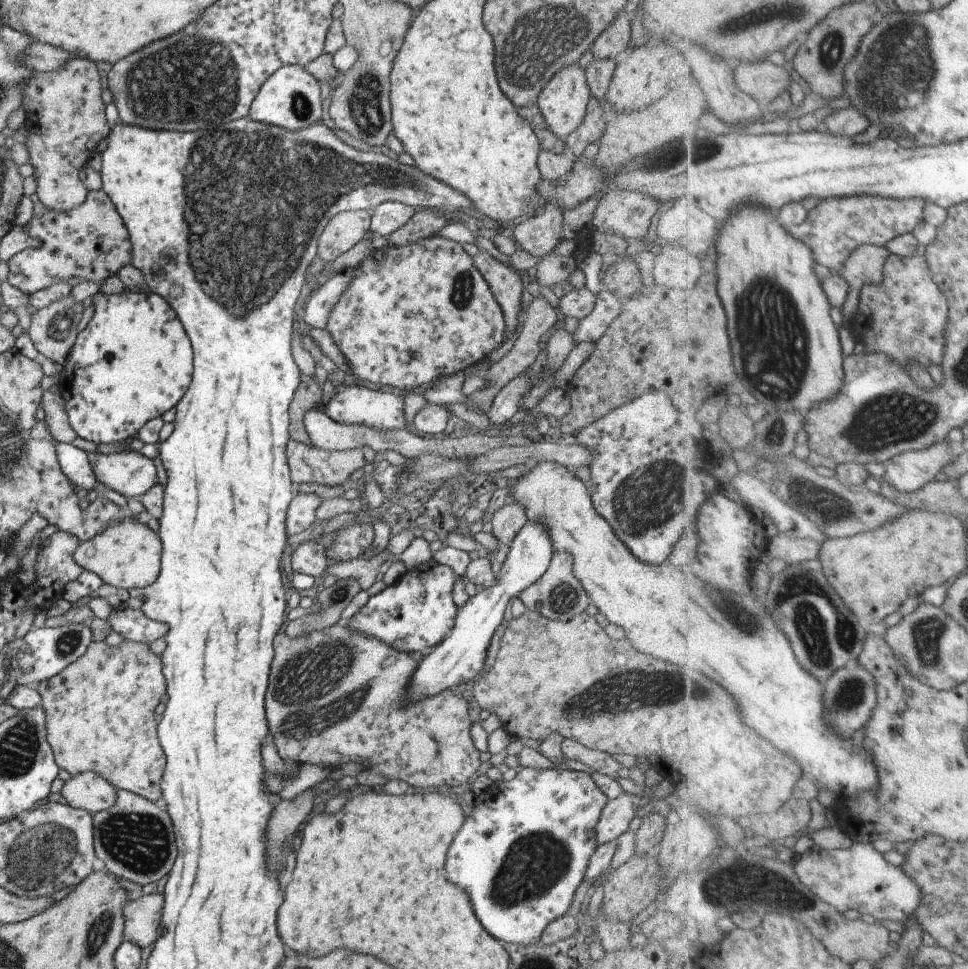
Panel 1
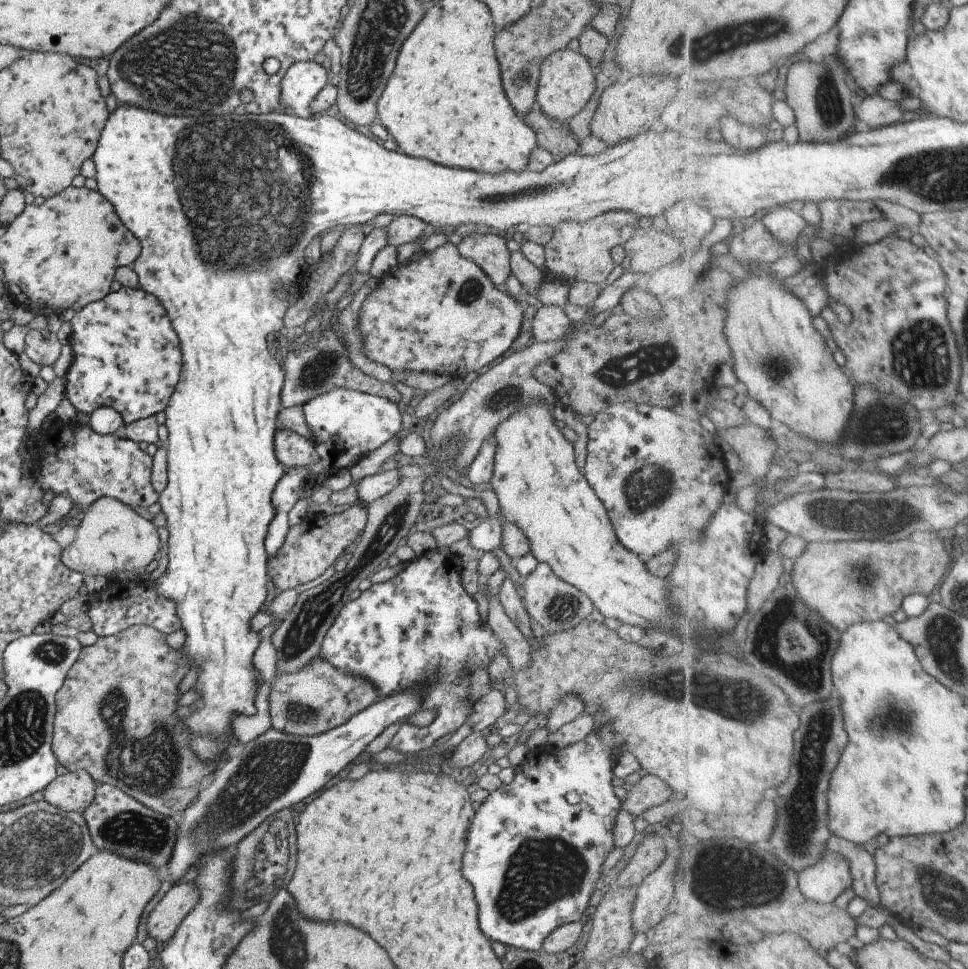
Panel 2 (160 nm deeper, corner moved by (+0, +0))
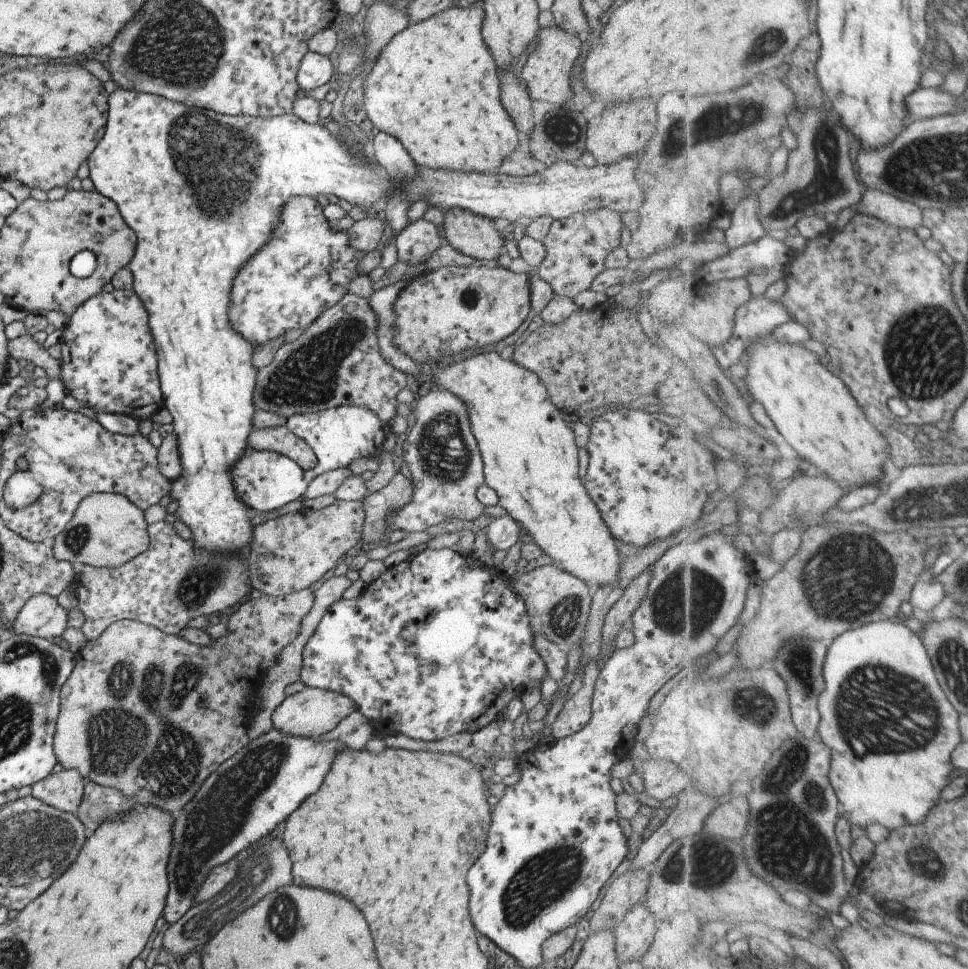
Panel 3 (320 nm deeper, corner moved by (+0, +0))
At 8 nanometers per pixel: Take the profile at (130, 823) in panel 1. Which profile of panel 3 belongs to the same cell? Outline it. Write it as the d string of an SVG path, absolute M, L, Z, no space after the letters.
M85 781L83 797L75 809L75 816L83 825L85 836L88 837L101 820L115 816L115 812L127 812L127 808L131 808L127 802L129 801L113 788Z

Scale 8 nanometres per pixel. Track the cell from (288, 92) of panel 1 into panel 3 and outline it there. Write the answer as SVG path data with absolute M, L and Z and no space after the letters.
M307 51L301 59L296 74L299 90L313 90L313 88L325 84L333 70L334 60L332 56Z

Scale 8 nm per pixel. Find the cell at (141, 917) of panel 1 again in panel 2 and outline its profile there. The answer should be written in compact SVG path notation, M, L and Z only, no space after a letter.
M193 880L172 885L149 914L147 946L157 941L166 943L197 902L199 892L195 890Z

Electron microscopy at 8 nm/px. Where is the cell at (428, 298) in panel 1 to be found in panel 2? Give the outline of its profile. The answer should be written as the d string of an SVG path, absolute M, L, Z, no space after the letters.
M445 243L434 251L424 252L424 255L417 263L400 268L396 268L395 266L381 280L381 287L377 287L363 301L361 310L359 311L358 321L360 324L363 348L365 349L367 358L394 370L396 372L394 382L402 382L402 376L406 372L431 371L432 373L445 374L451 378L473 372L485 366L485 364L489 364L489 362L495 360L502 352L505 352L505 350L509 348L509 344L513 342L515 336L517 336L519 328L522 325L521 320L523 320L524 304L507 295L505 289L496 287L489 280L489 277L471 259L462 257L456 251L456 246L451 243Z

